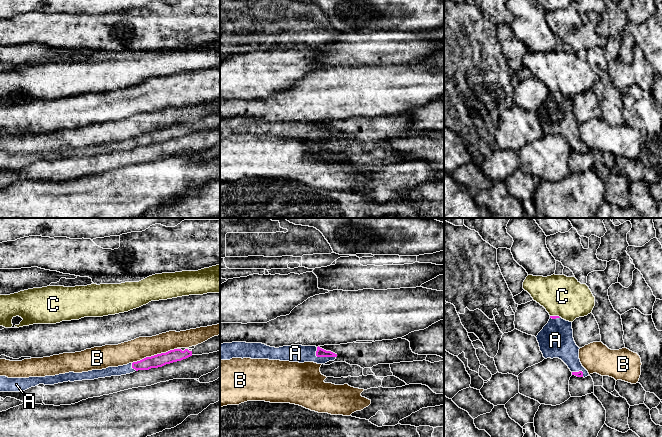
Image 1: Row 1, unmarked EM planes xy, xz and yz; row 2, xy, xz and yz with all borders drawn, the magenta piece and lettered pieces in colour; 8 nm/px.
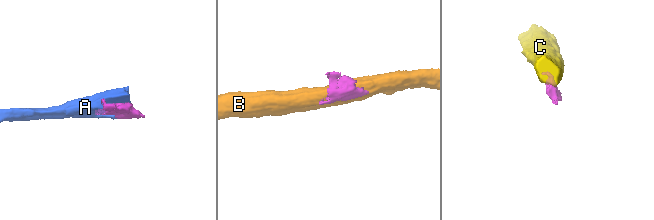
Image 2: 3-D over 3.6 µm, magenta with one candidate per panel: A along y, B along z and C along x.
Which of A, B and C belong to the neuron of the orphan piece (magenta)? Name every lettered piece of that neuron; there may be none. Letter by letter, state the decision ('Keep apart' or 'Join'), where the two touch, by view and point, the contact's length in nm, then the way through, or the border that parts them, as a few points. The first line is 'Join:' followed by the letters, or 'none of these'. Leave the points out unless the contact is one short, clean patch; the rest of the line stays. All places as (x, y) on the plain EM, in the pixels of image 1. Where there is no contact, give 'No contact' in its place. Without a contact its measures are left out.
Join: A
A: Join. Touches magenta at xz (322, 132). Shared border 180 nm
B: Keep apart. Touches magenta at xy (154, 131). Shared border 380 nm
C: Keep apart. Touches magenta at yz (555, 92). Shared border 80 nm. Boundary: yz (550, 91), (557, 91), (559, 93)

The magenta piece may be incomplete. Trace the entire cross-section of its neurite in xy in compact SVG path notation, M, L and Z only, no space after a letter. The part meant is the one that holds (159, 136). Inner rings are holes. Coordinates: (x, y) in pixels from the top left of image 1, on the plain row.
M185 125L170 126L166 129L146 133L140 137L129 139L118 143L108 143L102 146L92 146L82 149L69 148L55 152L29 153L29 154L8 154L0 152L0 168L22 168L39 160L54 161L63 158L74 158L82 156L94 156L111 152L121 152L133 149L138 146L149 146L162 143L166 140L181 137L192 132L192 127Z

